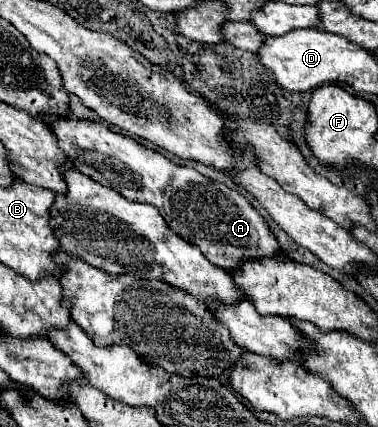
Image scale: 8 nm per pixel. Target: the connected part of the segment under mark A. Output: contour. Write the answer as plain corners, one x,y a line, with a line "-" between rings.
41,116
41,120
51,126
59,138
59,148
69,156
79,172
101,186
117,190
131,202
157,206
167,226
183,240
195,244
209,262
235,272
245,260
261,260
281,252
267,220
237,190
205,178
195,168
177,166
131,136
111,132
105,124
57,116

